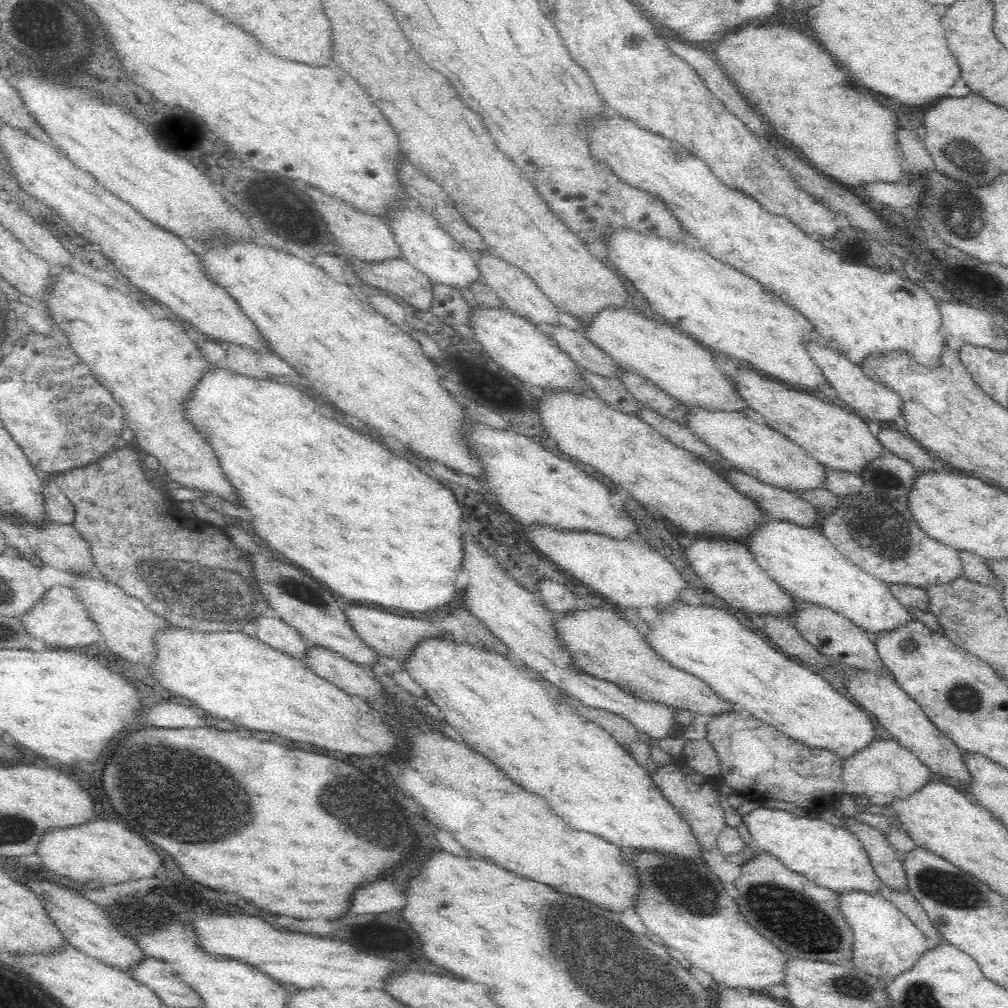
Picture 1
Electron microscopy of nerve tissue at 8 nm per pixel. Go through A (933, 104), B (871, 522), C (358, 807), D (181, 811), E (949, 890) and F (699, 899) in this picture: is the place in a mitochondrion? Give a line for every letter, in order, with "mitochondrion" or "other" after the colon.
A: other
B: mitochondrion
C: mitochondrion
D: mitochondrion
E: mitochondrion
F: mitochondrion

